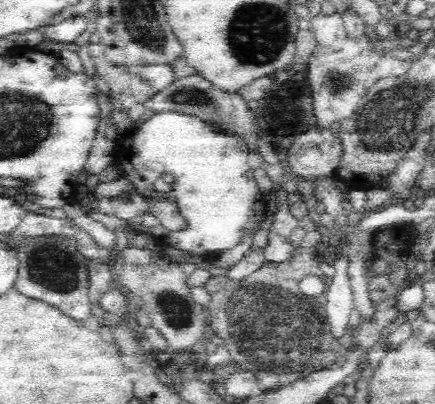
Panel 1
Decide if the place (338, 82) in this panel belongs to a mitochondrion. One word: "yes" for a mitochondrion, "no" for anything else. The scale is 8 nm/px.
yes

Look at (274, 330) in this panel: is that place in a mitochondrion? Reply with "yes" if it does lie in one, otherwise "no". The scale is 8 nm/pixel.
yes

